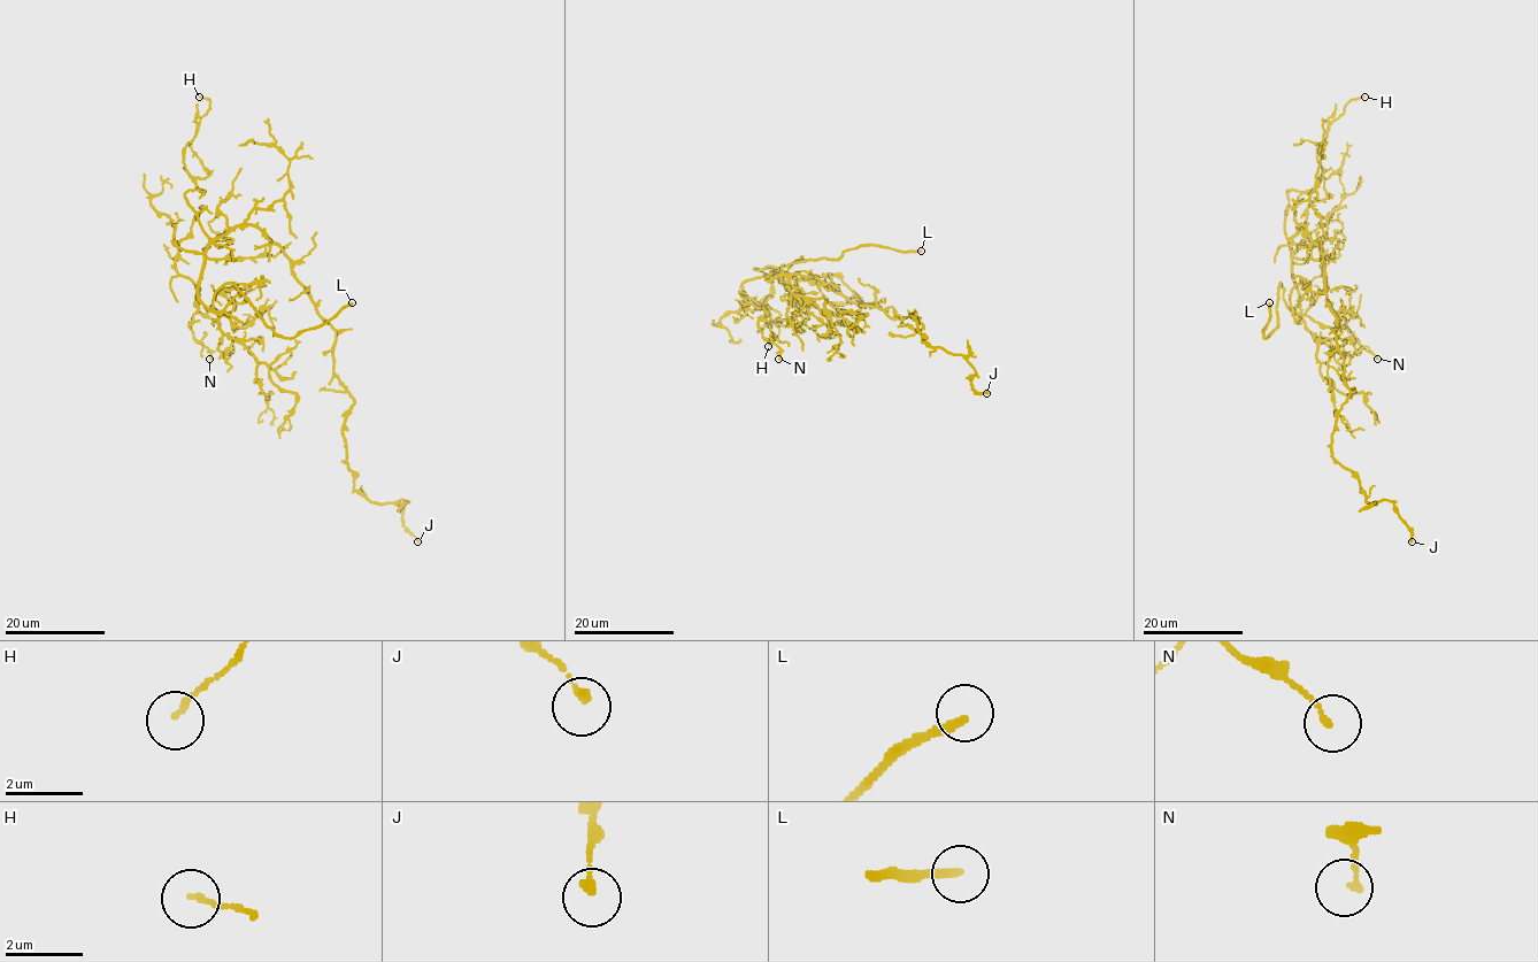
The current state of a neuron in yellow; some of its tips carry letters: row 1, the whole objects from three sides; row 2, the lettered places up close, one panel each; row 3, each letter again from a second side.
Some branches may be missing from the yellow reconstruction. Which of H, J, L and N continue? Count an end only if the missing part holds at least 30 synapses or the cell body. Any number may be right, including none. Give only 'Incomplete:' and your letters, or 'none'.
Incomplete: L

